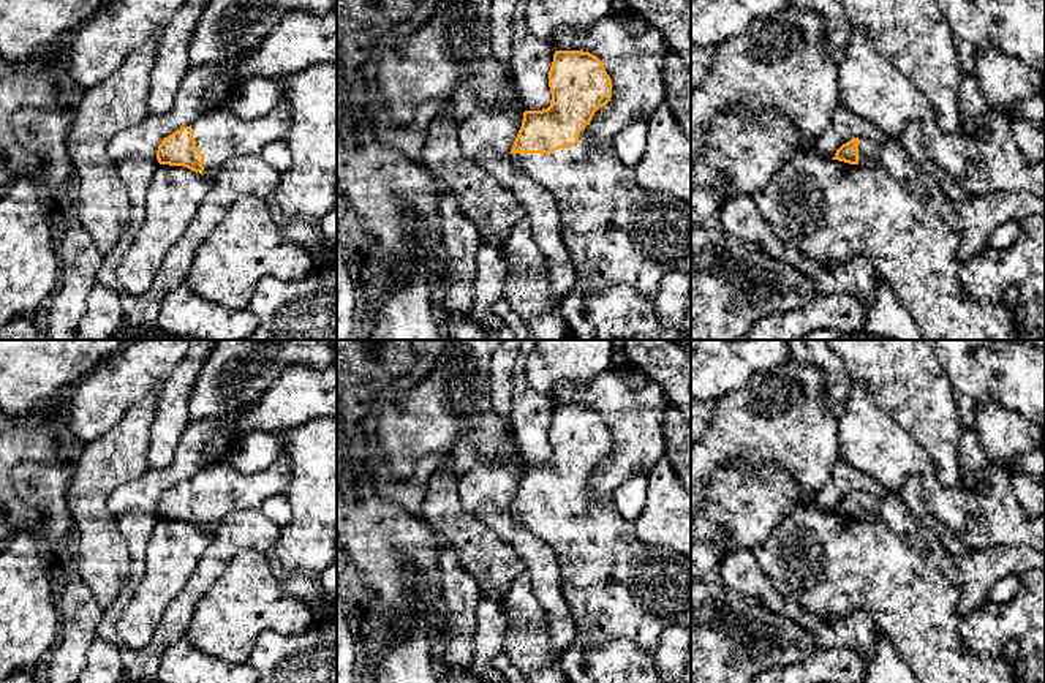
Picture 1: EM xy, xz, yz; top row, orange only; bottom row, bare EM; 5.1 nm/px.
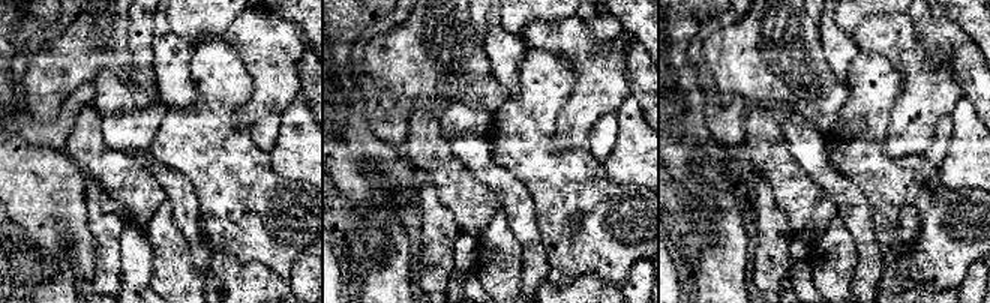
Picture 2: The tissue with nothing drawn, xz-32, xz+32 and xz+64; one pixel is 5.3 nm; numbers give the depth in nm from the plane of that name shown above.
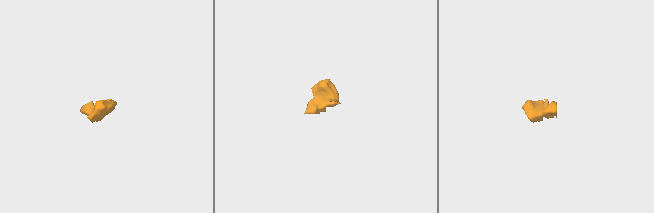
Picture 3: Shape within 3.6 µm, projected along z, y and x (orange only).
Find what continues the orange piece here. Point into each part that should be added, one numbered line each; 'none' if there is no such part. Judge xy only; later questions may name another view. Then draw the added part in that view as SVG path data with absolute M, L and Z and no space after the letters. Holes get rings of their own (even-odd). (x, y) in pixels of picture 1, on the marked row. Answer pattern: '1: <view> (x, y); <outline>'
1: xy (220, 135); M291 74L274 79L281 90L281 100L269 114L242 119L228 106L220 106L204 112L191 125L196 147L204 155L202 175L212 177L229 158L259 155L267 144L285 139L292 120L286 100Z

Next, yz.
1: yz (868, 157); M858 138L858 164L868 168L879 166L877 147L873 141L866 138Z

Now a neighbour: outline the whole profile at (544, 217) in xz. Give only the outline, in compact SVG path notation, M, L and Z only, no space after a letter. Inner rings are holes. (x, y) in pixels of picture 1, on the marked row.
M484 150L473 160L523 206L534 242L549 261L552 297L555 302L561 302L577 288L579 280L561 237L561 215L553 196L520 174L512 166L509 153Z

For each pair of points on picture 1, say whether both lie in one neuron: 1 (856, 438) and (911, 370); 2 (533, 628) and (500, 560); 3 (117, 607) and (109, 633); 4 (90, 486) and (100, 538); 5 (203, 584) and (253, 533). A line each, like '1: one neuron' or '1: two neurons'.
1: two neurons
2: two neurons
3: one neuron
4: one neuron
5: one neuron

